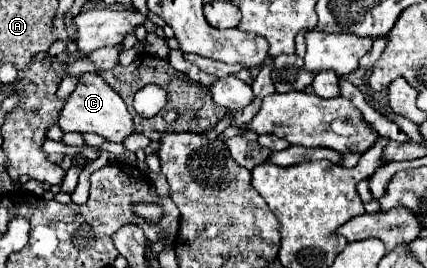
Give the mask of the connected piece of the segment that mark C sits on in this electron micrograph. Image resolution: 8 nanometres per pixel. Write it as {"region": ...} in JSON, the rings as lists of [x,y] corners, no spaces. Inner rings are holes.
{"region":[[[92,73],[80,77],[78,87],[66,99],[58,125],[64,133],[70,133],[70,131],[72,133],[96,133],[114,143],[124,143],[124,139],[134,133],[134,123],[122,97],[100,75],[92,75]]]}

